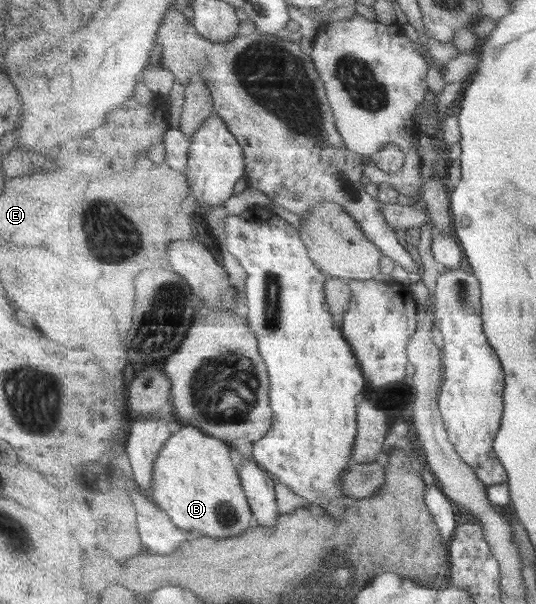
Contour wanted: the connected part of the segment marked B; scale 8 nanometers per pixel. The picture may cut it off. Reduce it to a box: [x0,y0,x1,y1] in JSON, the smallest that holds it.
[152,425,253,539]

